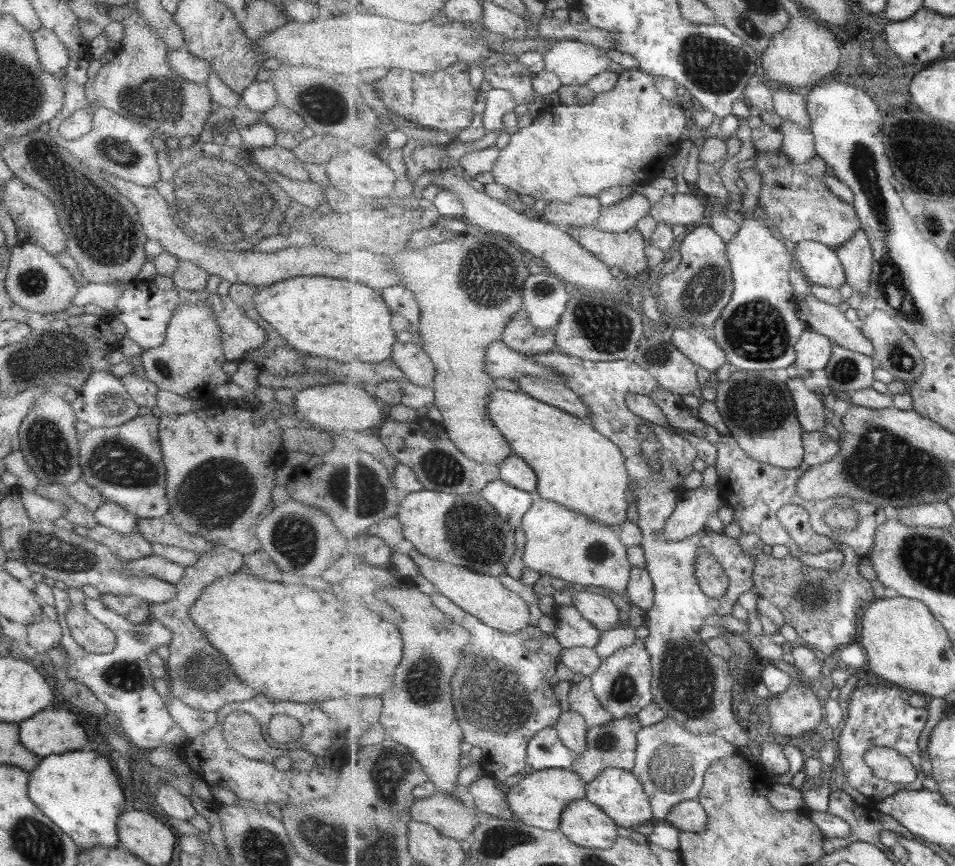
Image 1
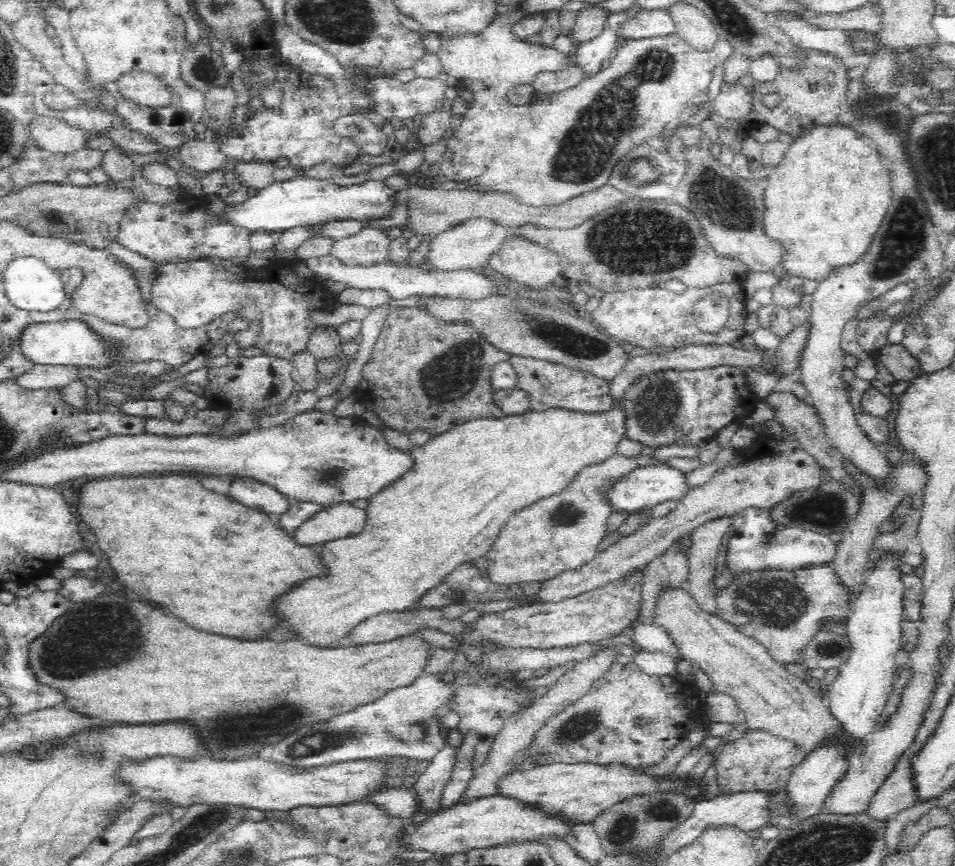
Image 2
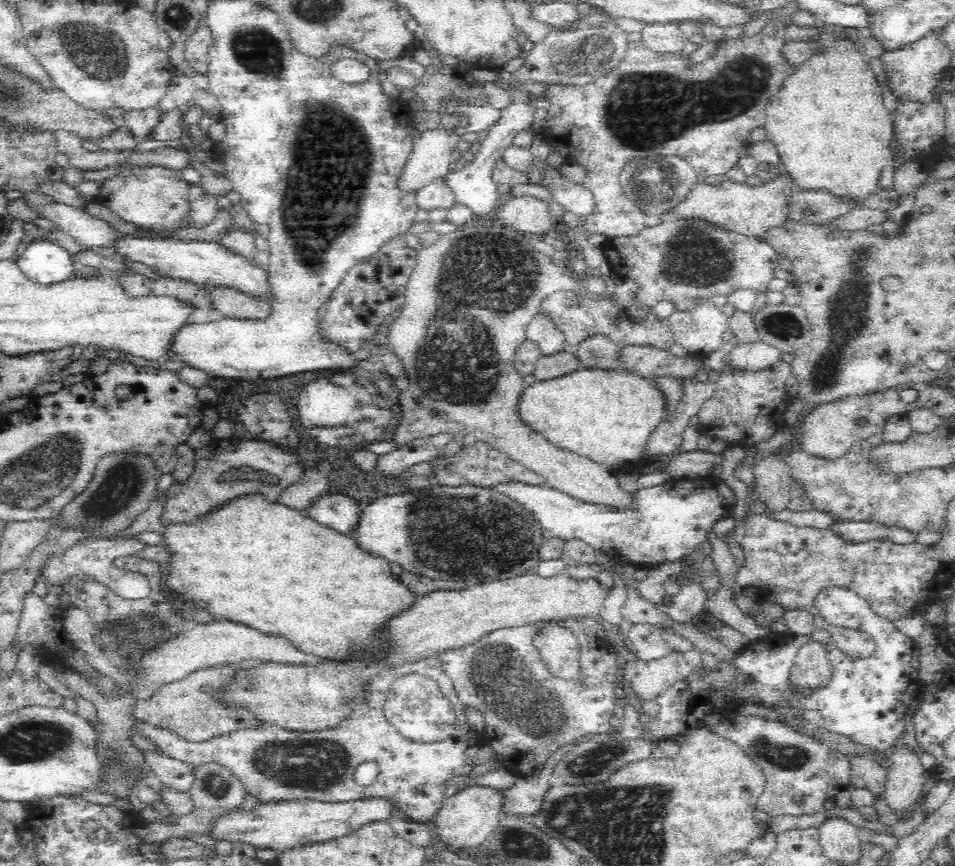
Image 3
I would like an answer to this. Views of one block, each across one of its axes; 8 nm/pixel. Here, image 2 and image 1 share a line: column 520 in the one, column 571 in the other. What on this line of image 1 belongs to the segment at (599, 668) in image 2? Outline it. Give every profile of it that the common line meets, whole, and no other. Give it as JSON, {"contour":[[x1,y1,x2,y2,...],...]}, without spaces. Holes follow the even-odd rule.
{"contour":[[570,710,563,711,555,729,563,744,577,754,577,757,587,748,589,729,581,713]]}

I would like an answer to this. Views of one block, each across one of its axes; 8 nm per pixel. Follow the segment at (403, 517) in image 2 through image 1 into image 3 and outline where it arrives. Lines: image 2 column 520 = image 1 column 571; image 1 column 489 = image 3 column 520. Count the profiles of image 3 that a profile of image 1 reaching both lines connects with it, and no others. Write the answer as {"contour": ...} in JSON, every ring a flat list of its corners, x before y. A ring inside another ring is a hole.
{"contour":[[580,366,570,374,528,385,519,412,550,444,615,469,639,462,650,434,667,418,667,403,654,380,625,369]]}

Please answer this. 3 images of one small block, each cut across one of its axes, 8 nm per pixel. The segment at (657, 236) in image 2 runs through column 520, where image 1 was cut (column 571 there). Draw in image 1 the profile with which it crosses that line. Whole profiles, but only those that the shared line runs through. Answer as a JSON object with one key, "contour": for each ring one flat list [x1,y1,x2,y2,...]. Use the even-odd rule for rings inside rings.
{"contour":[[572,226,568,228,568,233,597,259,620,269,622,276,642,276,650,268,645,256,648,242,635,228,616,233,596,226]]}

